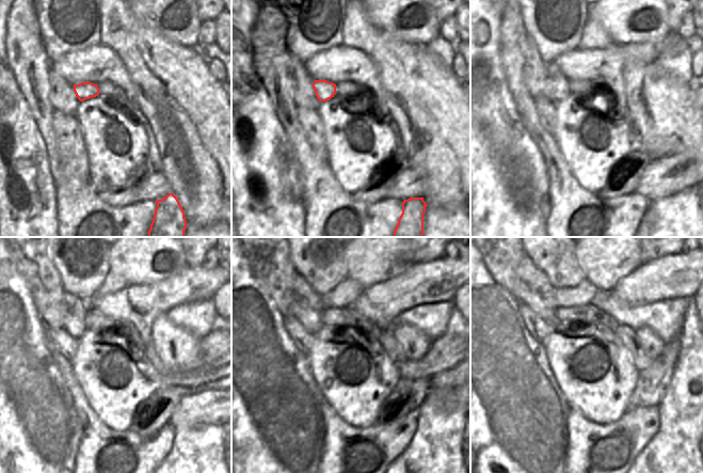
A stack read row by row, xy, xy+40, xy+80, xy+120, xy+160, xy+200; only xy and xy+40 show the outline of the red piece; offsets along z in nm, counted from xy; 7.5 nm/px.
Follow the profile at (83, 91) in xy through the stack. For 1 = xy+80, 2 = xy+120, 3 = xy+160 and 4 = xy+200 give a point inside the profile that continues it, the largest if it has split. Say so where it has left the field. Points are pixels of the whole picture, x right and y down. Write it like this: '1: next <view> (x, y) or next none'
1: next xy+80 (557, 89)
2: next xy+120 (75, 309)
3: next xy+160 (269, 258)
4: next xy+200 (506, 258)

